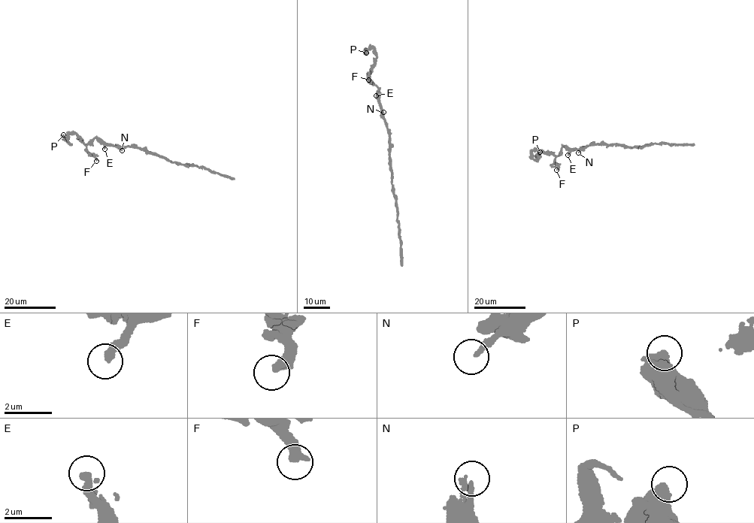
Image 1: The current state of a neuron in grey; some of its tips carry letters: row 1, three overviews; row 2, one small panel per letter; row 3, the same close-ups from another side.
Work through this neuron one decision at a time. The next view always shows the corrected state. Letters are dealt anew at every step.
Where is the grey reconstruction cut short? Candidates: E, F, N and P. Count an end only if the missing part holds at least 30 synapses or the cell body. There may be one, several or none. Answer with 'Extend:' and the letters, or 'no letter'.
Extend: no letter

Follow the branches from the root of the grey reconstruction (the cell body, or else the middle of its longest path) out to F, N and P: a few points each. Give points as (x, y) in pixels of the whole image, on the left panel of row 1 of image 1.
F: (143, 149), (112, 145), (95, 137), (86, 145), (87, 150), (96, 161)
N: (143, 149), (128, 146), (122, 148), (122, 150)
P: (143, 149), (112, 145), (95, 137), (86, 145), (83, 144), (77, 134), (70, 132), (67, 142), (63, 134)

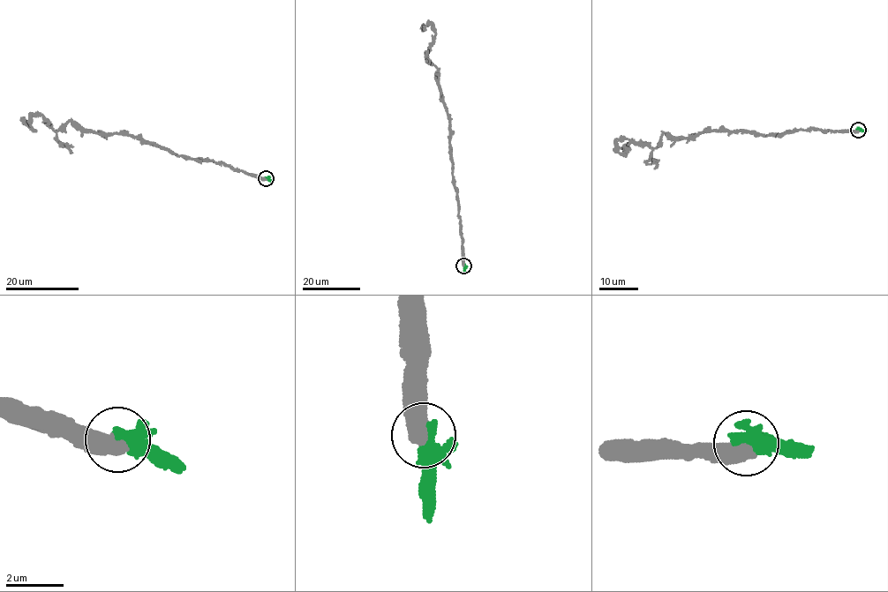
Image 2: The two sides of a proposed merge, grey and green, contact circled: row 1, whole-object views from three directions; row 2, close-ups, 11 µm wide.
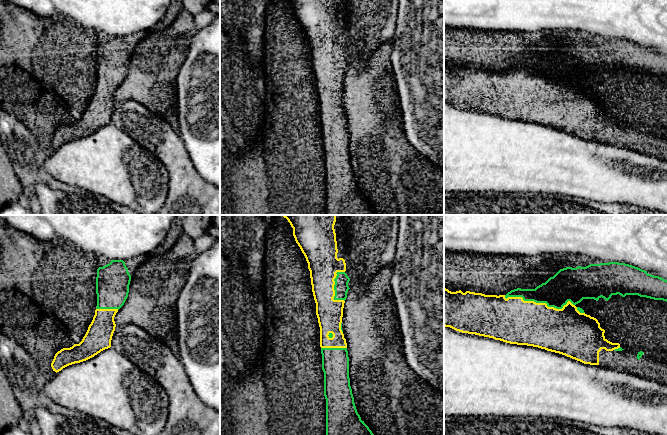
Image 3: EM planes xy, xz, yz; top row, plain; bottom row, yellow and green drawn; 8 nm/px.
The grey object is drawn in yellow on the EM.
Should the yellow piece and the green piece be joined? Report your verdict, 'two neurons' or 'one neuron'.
one neuron

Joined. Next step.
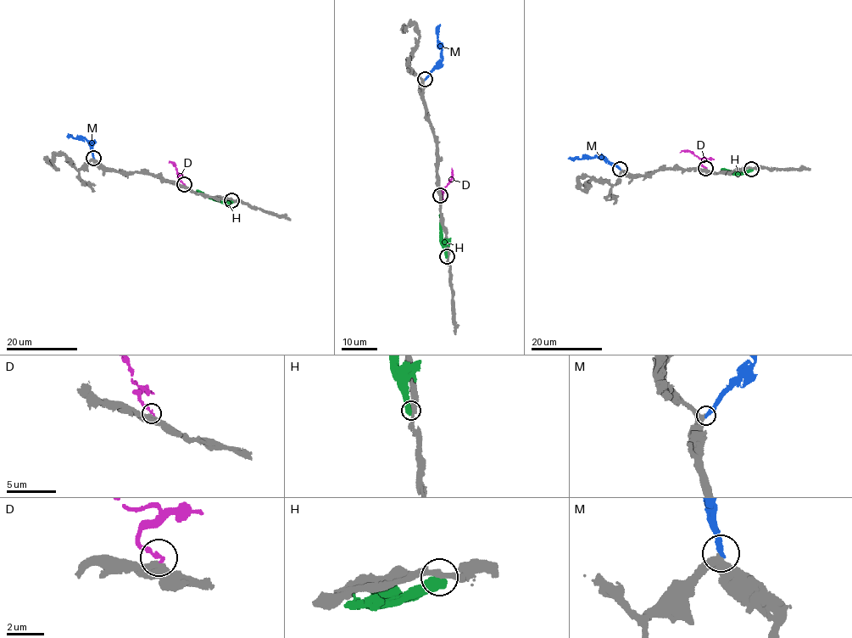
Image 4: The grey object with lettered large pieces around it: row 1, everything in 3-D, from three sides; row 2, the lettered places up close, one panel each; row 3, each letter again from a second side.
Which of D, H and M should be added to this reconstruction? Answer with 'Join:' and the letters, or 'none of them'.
Join: M

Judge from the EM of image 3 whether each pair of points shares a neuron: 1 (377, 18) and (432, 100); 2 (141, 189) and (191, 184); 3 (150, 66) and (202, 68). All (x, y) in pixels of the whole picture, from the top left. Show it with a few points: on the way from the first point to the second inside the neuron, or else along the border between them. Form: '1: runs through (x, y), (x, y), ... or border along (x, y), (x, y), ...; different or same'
1: border along (397, 16), (394, 37), (391, 40); different
2: border along (162, 163), (168, 175), (168, 192), (165, 202); different
3: border along (189, 46), (186, 58), (176, 78), (176, 90); different

